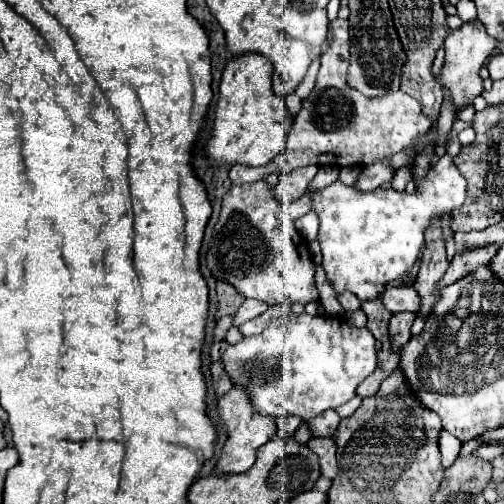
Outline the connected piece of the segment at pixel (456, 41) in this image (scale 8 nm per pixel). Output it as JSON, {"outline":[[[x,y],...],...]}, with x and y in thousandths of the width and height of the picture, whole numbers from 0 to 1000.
{"outline":[[[950,42],[919,46],[911,58],[899,58],[883,77],[883,129],[875,145],[875,165],[895,181],[895,196],[907,208],[907,216],[935,208],[946,188],[958,185],[958,157],[950,153],[954,133],[962,121],[978,109],[986,93],[986,77],[966,69],[962,54],[954,54]]]}

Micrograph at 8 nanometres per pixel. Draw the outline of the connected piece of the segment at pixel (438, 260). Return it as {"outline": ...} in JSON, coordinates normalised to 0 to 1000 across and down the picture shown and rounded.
{"outline":[[[859,442],[859,450],[851,450],[843,458],[843,498],[839,498],[839,514],[835,514],[835,534],[831,546],[819,562],[823,577],[831,581],[835,593],[835,625],[839,633],[851,629],[851,617],[863,609],[863,601],[871,597],[871,558],[883,546],[883,538],[891,534],[891,518],[883,510],[883,478],[875,470],[875,442]]]}

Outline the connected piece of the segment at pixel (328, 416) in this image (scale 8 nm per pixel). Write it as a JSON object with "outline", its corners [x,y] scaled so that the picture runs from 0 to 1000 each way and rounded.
{"outline":[[[665,812],[641,815],[637,823],[629,823],[625,831],[613,835],[613,843],[621,851],[621,863],[661,863],[661,855],[669,855],[673,839],[677,839],[677,827]]]}

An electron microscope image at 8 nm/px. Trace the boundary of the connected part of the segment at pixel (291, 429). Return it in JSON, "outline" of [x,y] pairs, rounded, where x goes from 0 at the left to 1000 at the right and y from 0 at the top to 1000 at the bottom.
{"outline":[[[569,823],[565,831],[558,827],[558,831],[550,829],[550,859],[546,867],[554,867],[554,871],[563,871],[585,861],[585,851],[597,843],[597,827],[589,827],[589,823]]]}

